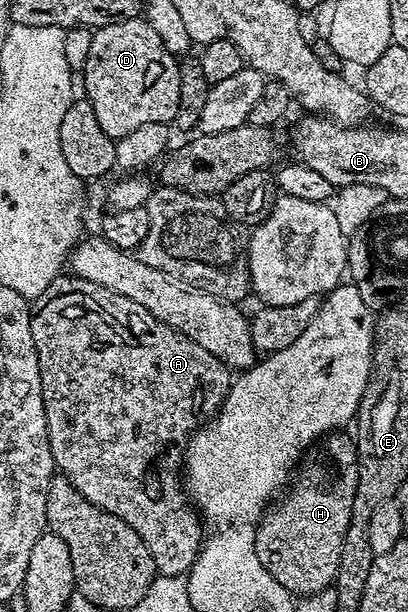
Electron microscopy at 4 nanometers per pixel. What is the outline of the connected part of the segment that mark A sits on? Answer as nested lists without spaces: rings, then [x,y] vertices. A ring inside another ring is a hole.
[[[93,284],[93,298],[89,298],[89,294],[73,294],[73,298],[69,298],[69,294],[65,294],[65,290],[61,290],[61,294],[57,294],[57,306],[53,306],[53,302],[45,302],[42,294],[35,299],[35,305],[41,309],[41,314],[30,313],[29,319],[31,326],[41,326],[41,330],[31,330],[31,340],[35,340],[35,352],[39,360],[39,376],[43,388],[43,400],[47,407],[45,415],[47,416],[47,432],[54,467],[83,497],[91,500],[91,504],[103,508],[103,512],[111,512],[111,516],[119,516],[119,520],[123,520],[123,524],[131,524],[131,528],[135,528],[135,532],[139,532],[139,540],[143,540],[143,544],[147,544],[147,552],[151,552],[153,568],[158,575],[167,578],[188,575],[203,545],[203,533],[201,534],[203,519],[187,497],[187,491],[183,485],[183,459],[187,453],[190,438],[202,426],[216,418],[217,411],[225,403],[226,391],[212,386],[212,382],[213,378],[217,382],[223,381],[226,371],[219,368],[217,359],[209,357],[207,348],[199,348],[199,344],[195,344],[195,340],[183,336],[163,320],[149,314],[147,308],[135,304],[135,300],[127,300],[127,296],[119,296],[119,292],[111,292],[99,284]],[[141,314],[149,314],[149,322],[137,322],[137,318],[141,318]]]

